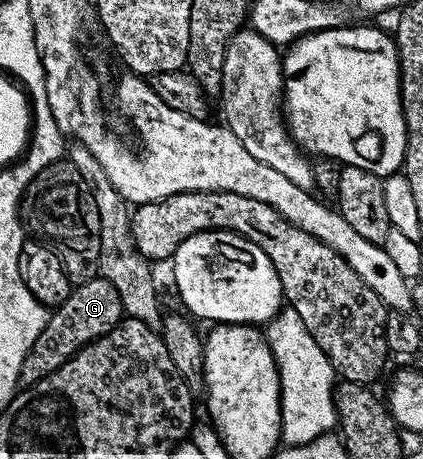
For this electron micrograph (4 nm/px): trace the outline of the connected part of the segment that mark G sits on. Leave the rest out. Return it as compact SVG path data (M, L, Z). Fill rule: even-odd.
M97 277L75 286L66 301L49 314L42 333L38 333L34 345L30 345L26 361L22 361L20 383L31 385L45 379L66 365L69 357L76 355L86 344L110 333L110 329L117 327L125 315L122 298L110 281Z

